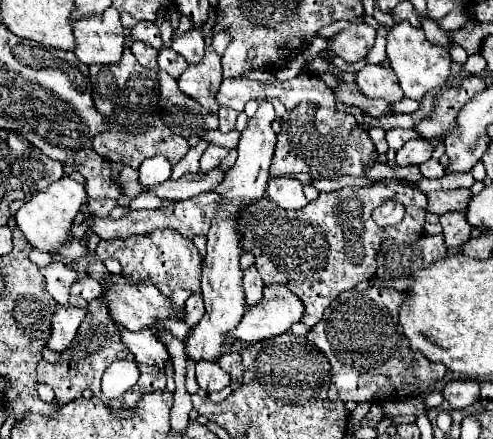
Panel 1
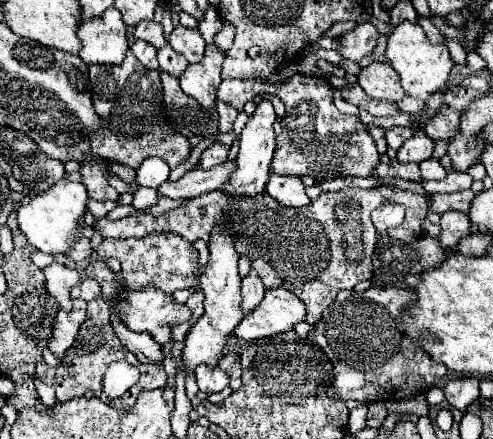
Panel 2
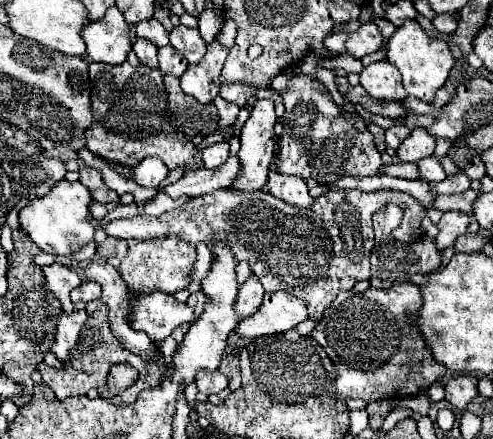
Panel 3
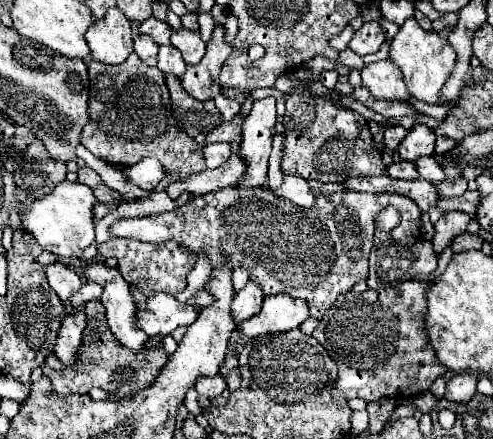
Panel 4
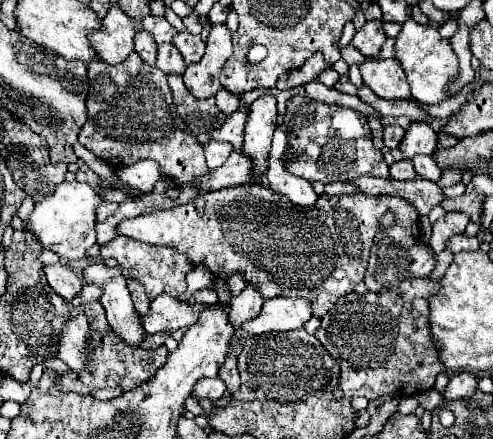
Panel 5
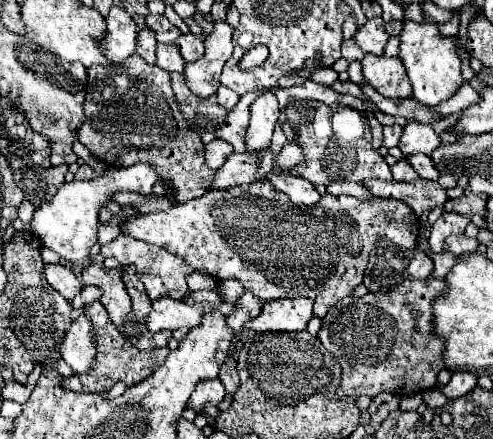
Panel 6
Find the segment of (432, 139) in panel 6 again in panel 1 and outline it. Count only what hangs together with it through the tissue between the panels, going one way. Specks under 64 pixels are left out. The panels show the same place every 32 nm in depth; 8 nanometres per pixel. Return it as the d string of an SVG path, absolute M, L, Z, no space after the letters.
M418 136L414 140L408 140L398 152L396 152L396 162L400 166L408 166L408 164L422 164L426 160L430 160L432 156L432 142L424 136Z

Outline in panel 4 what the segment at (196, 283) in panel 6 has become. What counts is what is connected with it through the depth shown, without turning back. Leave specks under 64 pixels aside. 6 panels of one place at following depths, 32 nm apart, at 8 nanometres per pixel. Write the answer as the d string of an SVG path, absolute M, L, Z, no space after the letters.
M200 258L198 262L196 262L196 266L188 272L188 286L186 286L186 290L182 292L182 294L178 294L176 298L178 300L188 300L192 294L196 294L198 290L202 290L204 286L206 286L206 282L210 280L210 276L212 276L212 268L210 268L210 264L208 264L208 258Z

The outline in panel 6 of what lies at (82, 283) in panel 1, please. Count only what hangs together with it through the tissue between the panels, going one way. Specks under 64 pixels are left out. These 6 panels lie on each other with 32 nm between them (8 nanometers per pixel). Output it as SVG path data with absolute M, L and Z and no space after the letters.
M84 286L82 292L72 300L72 306L74 308L84 308L84 306L90 306L92 302L100 300L102 292L96 288L96 286Z

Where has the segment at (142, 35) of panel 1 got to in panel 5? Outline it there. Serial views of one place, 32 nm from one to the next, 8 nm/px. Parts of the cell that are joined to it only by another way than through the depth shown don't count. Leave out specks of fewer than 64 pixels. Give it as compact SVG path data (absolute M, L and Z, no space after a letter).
M146 16L142 20L142 24L144 24L144 30L148 30L158 44L172 42L172 38L178 34L178 30L174 26L170 26L170 22L166 18L160 18L160 16Z

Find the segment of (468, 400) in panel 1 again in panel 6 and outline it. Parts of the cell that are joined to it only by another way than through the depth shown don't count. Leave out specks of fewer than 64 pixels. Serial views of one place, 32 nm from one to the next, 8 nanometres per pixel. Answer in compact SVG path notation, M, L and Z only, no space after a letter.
M460 370L460 372L454 372L450 382L446 386L442 386L442 394L448 396L448 398L460 398L464 394L468 394L474 386L476 386L476 374L468 372L468 370Z

